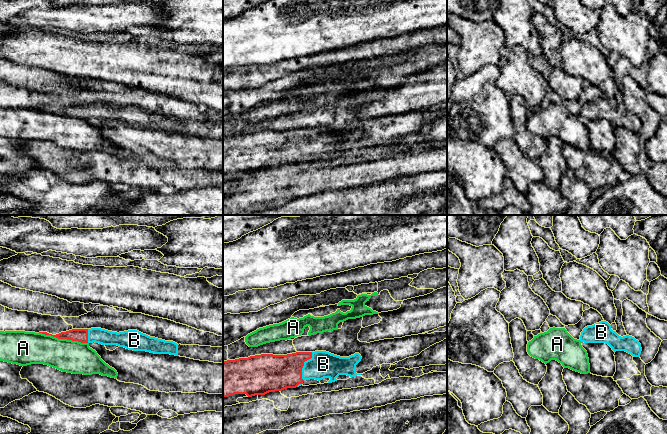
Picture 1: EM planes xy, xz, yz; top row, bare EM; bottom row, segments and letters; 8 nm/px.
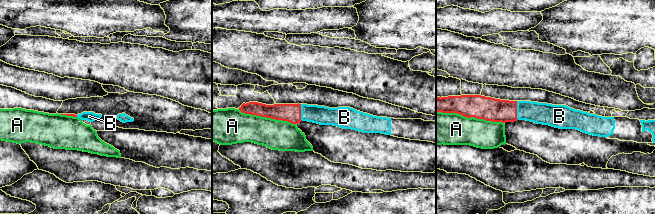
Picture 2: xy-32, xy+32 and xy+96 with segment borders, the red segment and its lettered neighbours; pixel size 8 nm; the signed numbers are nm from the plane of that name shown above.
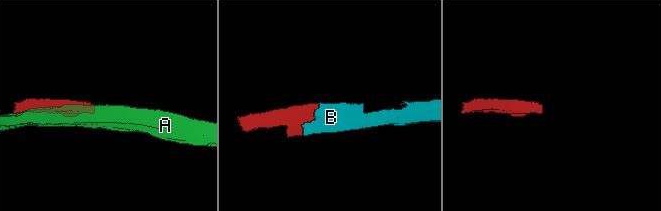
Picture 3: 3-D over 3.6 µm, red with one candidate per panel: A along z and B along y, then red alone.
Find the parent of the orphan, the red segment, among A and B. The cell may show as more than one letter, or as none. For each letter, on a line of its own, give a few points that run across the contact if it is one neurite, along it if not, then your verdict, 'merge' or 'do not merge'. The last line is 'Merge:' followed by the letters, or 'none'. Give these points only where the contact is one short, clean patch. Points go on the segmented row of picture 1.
A: do not merge
B: merge
Merge: B

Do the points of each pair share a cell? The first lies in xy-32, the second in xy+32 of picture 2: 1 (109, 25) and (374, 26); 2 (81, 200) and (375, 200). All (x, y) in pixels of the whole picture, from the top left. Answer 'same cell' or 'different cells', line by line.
1: different cells
2: different cells

